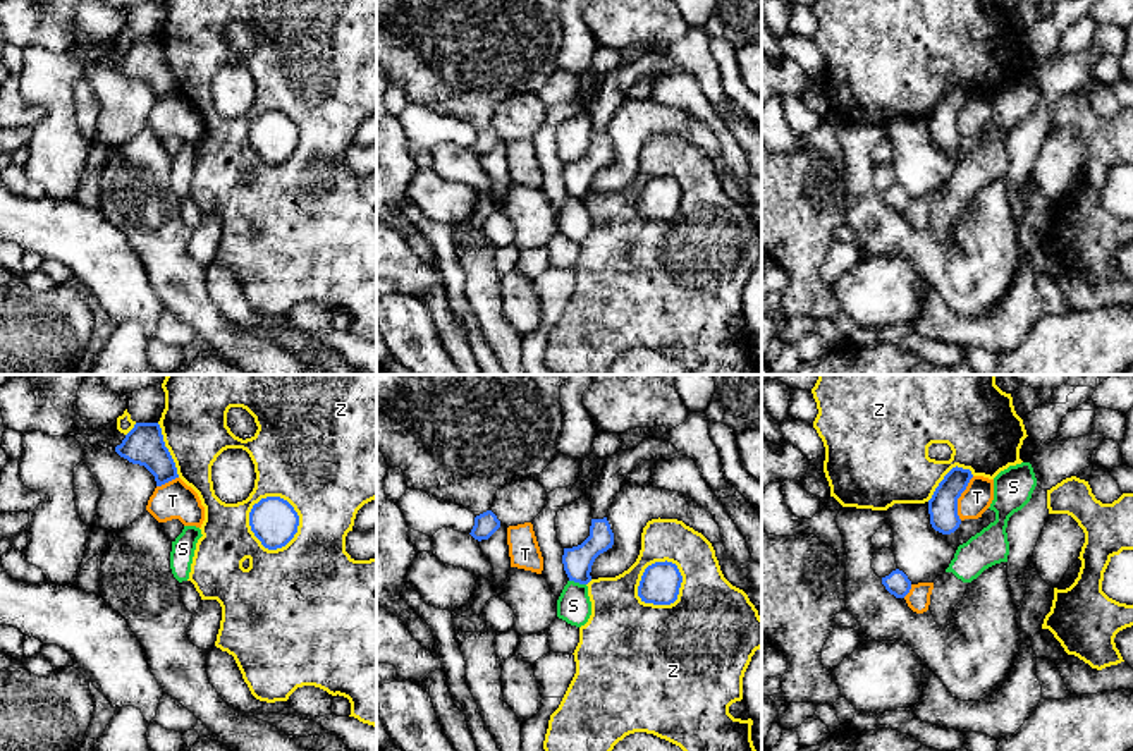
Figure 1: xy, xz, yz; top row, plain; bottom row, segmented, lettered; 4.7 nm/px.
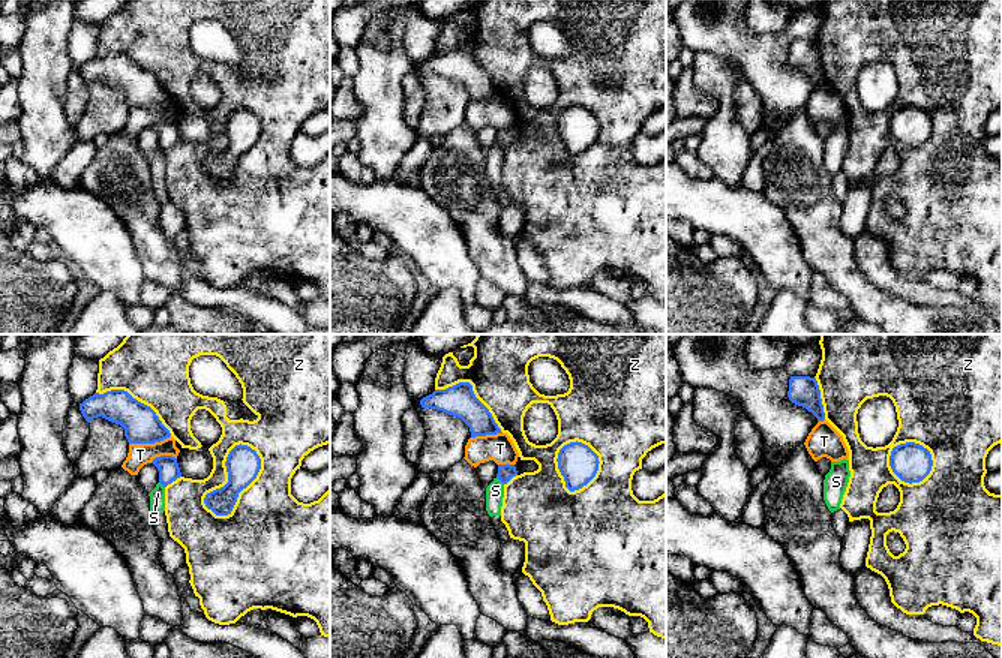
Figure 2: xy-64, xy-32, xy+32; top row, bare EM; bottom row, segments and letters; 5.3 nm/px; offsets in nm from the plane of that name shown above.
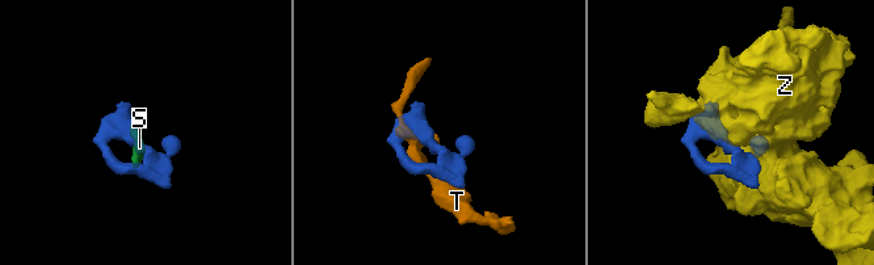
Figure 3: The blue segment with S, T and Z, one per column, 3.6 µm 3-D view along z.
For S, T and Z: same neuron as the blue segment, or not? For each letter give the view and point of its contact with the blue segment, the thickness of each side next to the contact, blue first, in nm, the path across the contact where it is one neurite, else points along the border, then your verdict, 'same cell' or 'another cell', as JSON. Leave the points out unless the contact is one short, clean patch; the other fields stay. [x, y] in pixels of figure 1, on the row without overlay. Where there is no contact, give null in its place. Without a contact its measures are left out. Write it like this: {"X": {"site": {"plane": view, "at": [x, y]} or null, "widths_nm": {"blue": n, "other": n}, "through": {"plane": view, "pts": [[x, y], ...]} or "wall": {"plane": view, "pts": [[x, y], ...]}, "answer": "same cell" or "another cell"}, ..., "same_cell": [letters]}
{"S": {"site": {"plane": "xz", "at": [578, 196]}, "widths_nm": {"blue": 140, "other": 160}, "wall": {"plane": "xz", "pts": [[569, 195], [585, 200]]}, "answer": "another cell"}, "T": {"site": {"plane": "yz", "at": [958, 112]}, "widths_nm": {"blue": 140, "other": 140}, "answer": "another cell"}, "Z": {"site": {"plane": "xy", "at": [296, 143]}, "widths_nm": {"blue": 220, "other": 400}, "answer": "another cell"}, "same_cell": []}

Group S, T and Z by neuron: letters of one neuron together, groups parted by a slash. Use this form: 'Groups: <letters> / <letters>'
Groups: S / T / Z

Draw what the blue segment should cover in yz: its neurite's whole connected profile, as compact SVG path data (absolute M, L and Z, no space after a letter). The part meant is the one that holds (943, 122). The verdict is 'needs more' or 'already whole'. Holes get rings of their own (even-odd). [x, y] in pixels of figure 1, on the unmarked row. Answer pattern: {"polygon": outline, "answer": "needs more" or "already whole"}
{"polygon": "M952 82L935 103L928 115L930 139L942 150L954 148L961 134L958 131L958 113L973 93L970 84Z", "answer": "already whole"}

